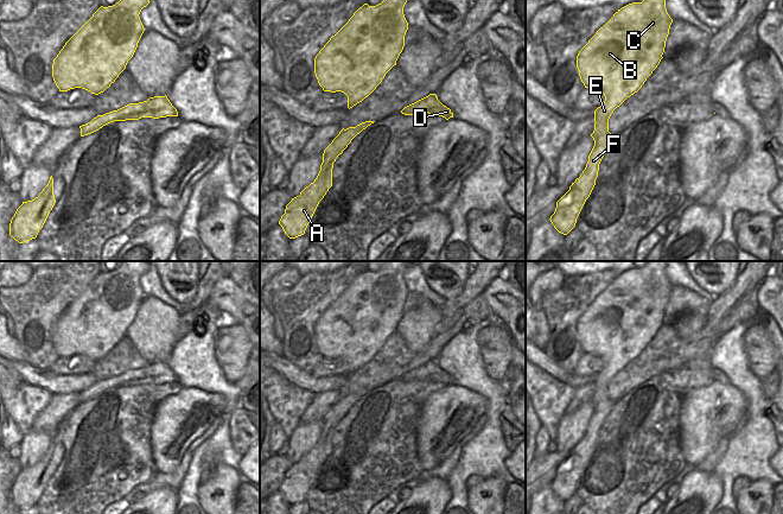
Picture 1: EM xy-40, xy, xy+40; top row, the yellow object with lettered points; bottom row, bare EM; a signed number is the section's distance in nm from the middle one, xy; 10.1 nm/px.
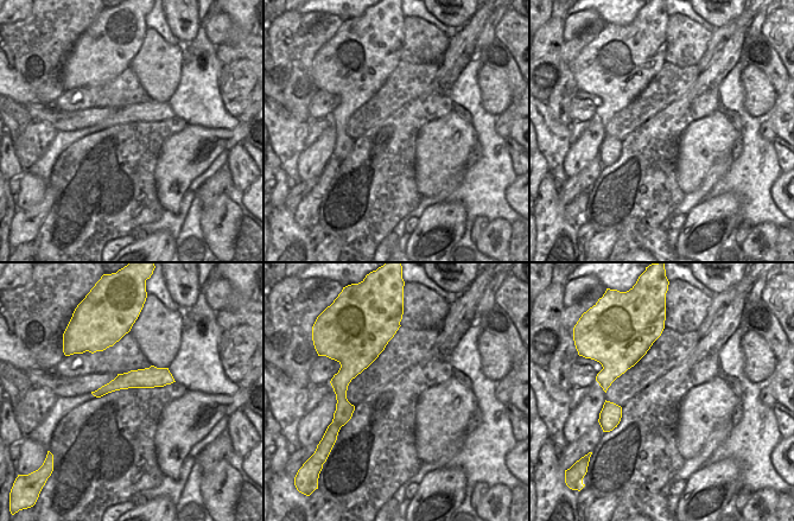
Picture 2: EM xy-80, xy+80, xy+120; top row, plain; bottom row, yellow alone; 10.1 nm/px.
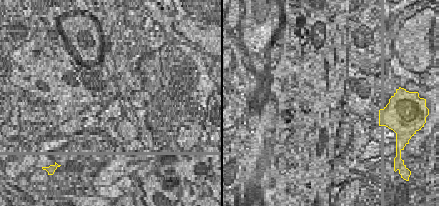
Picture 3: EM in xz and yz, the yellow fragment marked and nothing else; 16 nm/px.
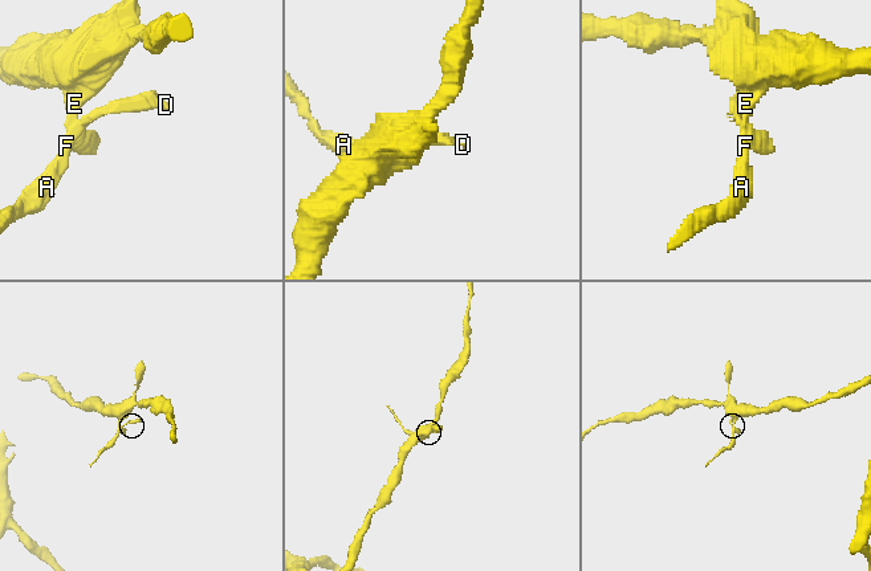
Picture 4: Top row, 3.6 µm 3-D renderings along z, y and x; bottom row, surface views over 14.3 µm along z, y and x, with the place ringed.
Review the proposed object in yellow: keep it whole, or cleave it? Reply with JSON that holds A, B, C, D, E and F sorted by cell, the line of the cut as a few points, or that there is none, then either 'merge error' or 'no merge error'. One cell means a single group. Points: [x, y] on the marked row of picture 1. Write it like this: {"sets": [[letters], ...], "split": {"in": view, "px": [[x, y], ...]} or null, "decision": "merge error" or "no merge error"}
{"sets": [["A", "D", "F"], ["B", "C", "E"]], "split": {"in": "xy+40", "px": [[594, 144], [608, 148]]}, "decision": "merge error"}

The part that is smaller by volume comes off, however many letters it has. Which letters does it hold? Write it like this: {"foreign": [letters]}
{"foreign": ["A", "D", "F"]}

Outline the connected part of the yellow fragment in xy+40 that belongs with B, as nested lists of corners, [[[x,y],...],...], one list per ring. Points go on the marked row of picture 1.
[[[643,0],[642,2],[629,4],[618,9],[613,17],[600,27],[588,43],[579,51],[577,56],[577,68],[585,88],[600,91],[605,96],[604,103],[594,110],[594,131],[591,137],[594,145],[609,148],[613,137],[609,132],[609,119],[613,110],[619,107],[628,97],[637,93],[647,78],[657,68],[666,47],[666,40],[673,19],[667,12],[666,0]]]

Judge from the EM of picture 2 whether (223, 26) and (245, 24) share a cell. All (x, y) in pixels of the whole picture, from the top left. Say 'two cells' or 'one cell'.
two cells

